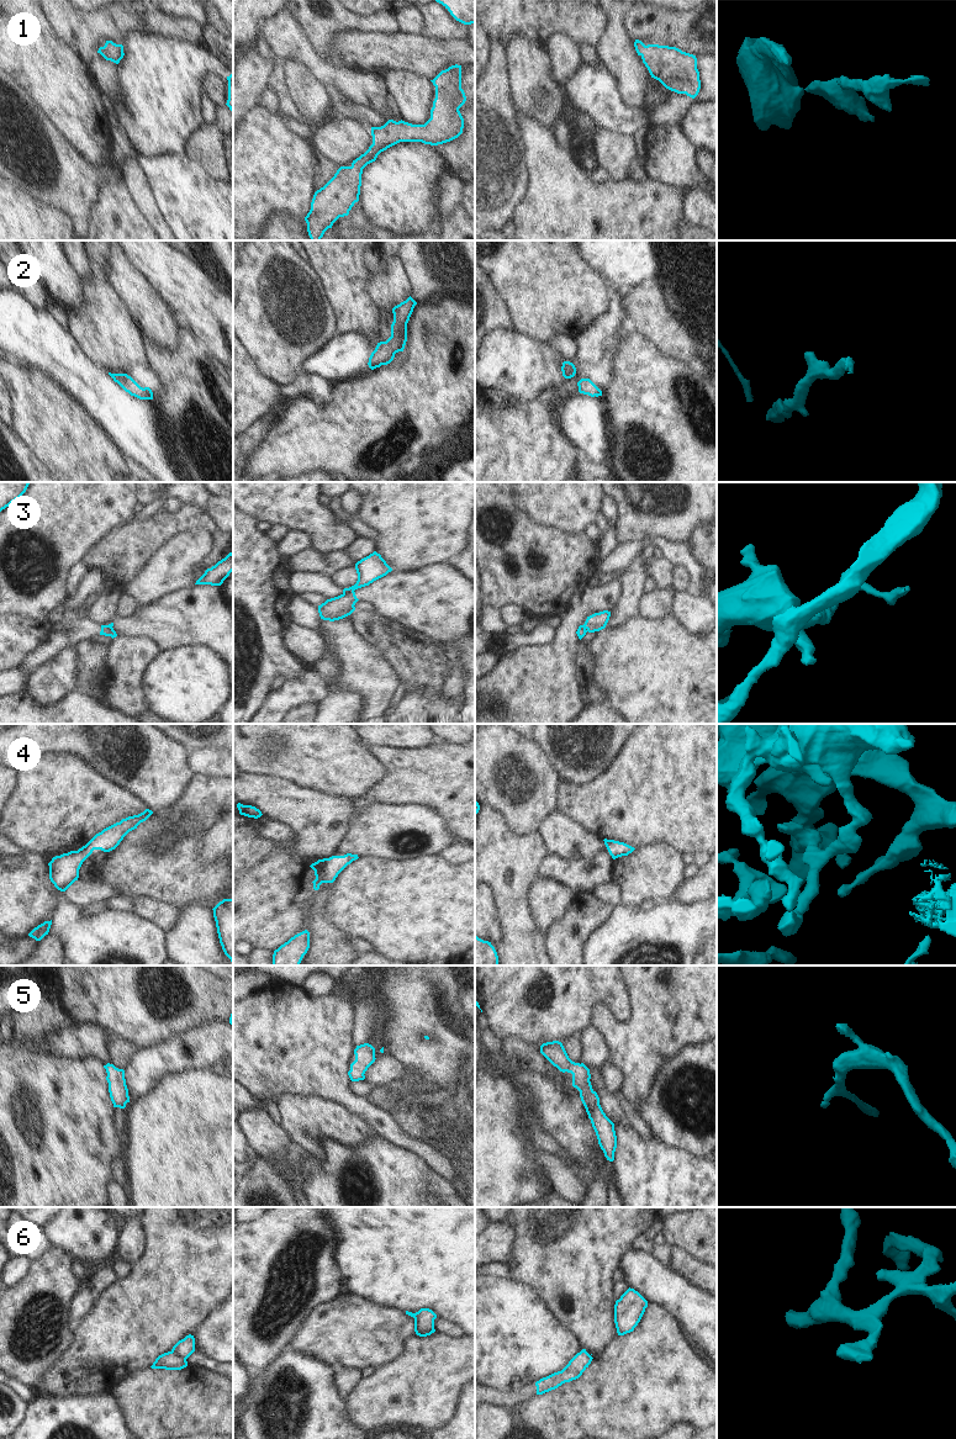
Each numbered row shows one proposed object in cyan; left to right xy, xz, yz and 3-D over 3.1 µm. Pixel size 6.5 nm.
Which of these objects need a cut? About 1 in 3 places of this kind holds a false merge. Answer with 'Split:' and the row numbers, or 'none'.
Split: 3, 6.

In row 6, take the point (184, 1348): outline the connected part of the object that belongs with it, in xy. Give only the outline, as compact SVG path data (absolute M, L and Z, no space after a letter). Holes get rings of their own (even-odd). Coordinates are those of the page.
M189 1334L179 1340L171 1349L178 1356L187 1359L195 1351L195 1338Z

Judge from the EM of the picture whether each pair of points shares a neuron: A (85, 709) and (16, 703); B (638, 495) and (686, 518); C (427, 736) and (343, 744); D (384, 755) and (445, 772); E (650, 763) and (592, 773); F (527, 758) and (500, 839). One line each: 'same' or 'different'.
A: same
B: same
C: different
D: same
E: different
F: different

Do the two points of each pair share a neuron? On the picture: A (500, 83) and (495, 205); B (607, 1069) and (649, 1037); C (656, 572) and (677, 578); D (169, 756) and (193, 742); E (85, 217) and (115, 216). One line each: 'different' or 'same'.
A: same
B: different
C: different
D: different
E: different

